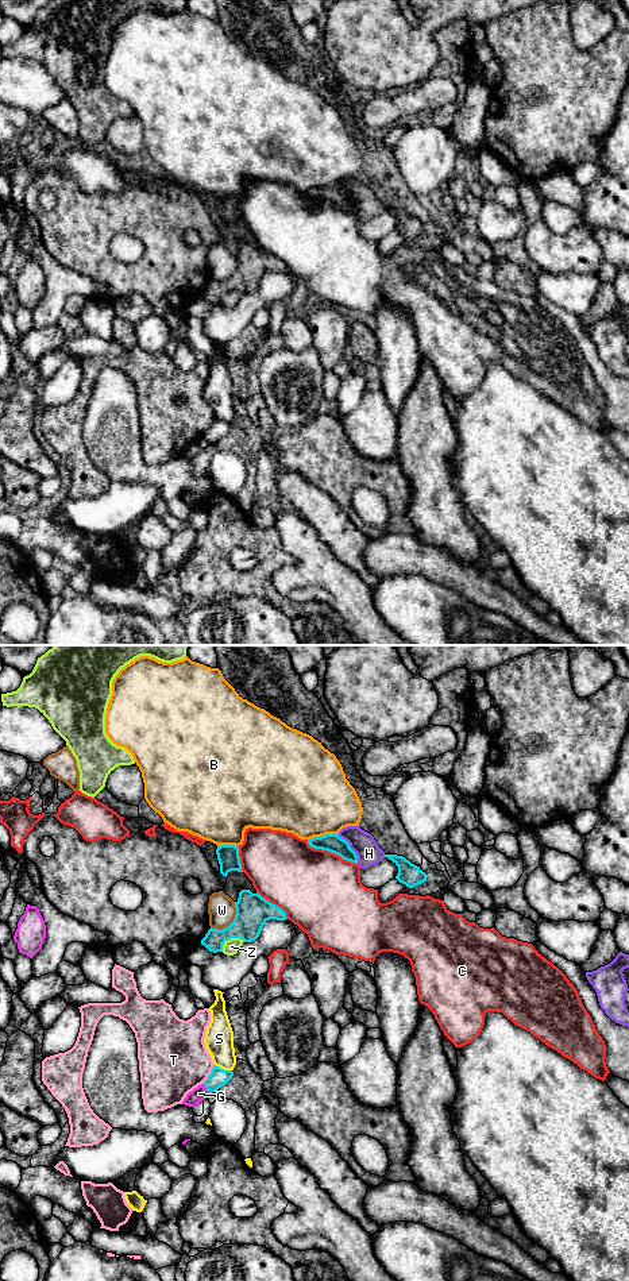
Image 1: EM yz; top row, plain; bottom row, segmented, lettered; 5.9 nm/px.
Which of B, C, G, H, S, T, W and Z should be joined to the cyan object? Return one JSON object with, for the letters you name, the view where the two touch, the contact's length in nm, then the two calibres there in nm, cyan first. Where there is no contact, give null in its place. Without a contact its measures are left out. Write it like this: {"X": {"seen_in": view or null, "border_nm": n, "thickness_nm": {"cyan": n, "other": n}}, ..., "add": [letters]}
{"add": []}

